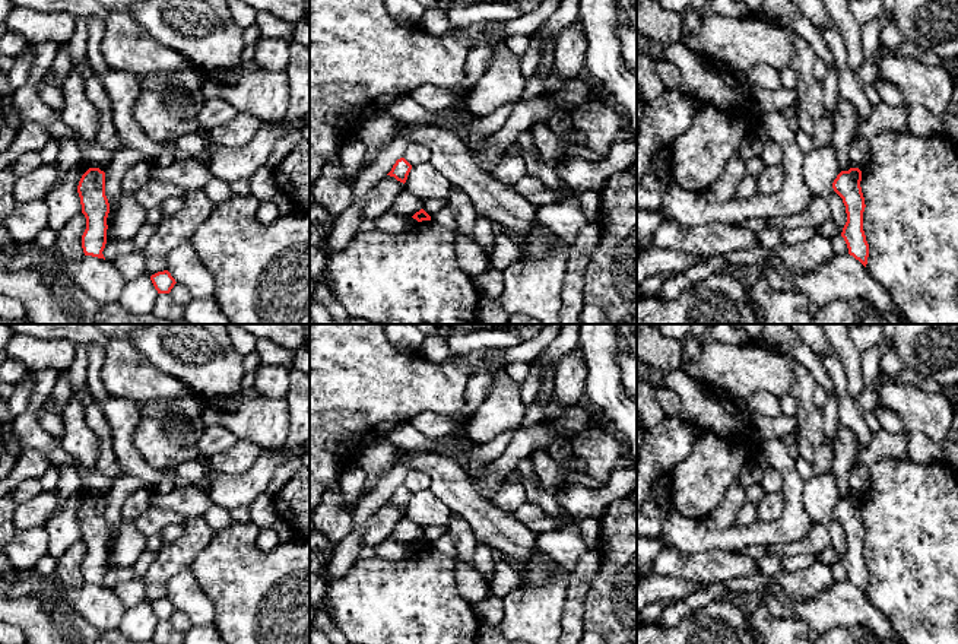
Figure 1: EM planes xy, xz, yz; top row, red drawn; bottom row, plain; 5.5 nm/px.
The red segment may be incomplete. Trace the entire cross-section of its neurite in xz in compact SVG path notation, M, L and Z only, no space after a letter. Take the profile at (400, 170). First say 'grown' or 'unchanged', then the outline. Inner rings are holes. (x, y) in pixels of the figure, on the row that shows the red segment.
unchanged | M400 158L396 161L396 164L387 175L394 177L397 181L405 184L410 169L412 165L405 158Z

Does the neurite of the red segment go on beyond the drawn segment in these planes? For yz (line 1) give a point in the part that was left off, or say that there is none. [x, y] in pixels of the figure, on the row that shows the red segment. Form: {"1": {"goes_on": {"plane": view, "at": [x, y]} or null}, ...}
{"1": {"goes_on": null}}

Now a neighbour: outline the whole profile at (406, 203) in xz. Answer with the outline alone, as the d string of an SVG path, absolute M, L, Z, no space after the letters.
M405 190L397 196L390 210L399 215L413 216L416 212L424 209L424 204L425 202Z

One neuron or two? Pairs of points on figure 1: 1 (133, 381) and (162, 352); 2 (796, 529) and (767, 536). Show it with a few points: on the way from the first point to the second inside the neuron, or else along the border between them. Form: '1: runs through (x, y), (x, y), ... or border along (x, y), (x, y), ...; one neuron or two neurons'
1: border along (129, 339), (154, 365), (181, 381); two neurons
2: runs through (789, 529), (774, 532); one neuron

